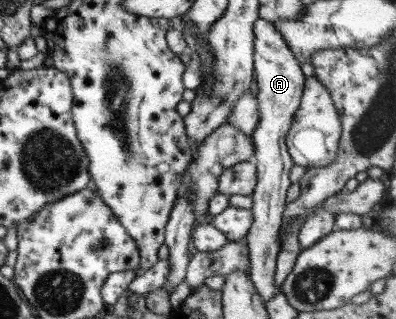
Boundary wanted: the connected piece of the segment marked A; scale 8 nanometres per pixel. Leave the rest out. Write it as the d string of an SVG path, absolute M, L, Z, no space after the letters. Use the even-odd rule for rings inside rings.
M259 18L253 22L253 28L254 86L257 86L257 101L259 101L259 124L252 134L255 142L253 161L257 168L257 184L251 194L253 200L251 212L254 219L246 239L250 259L250 278L261 300L269 303L281 292L274 277L276 259L281 250L279 230L283 227L281 224L283 224L288 188L292 184L289 180L289 171L294 162L286 145L286 136L291 128L293 116L299 108L306 77L273 22Z

